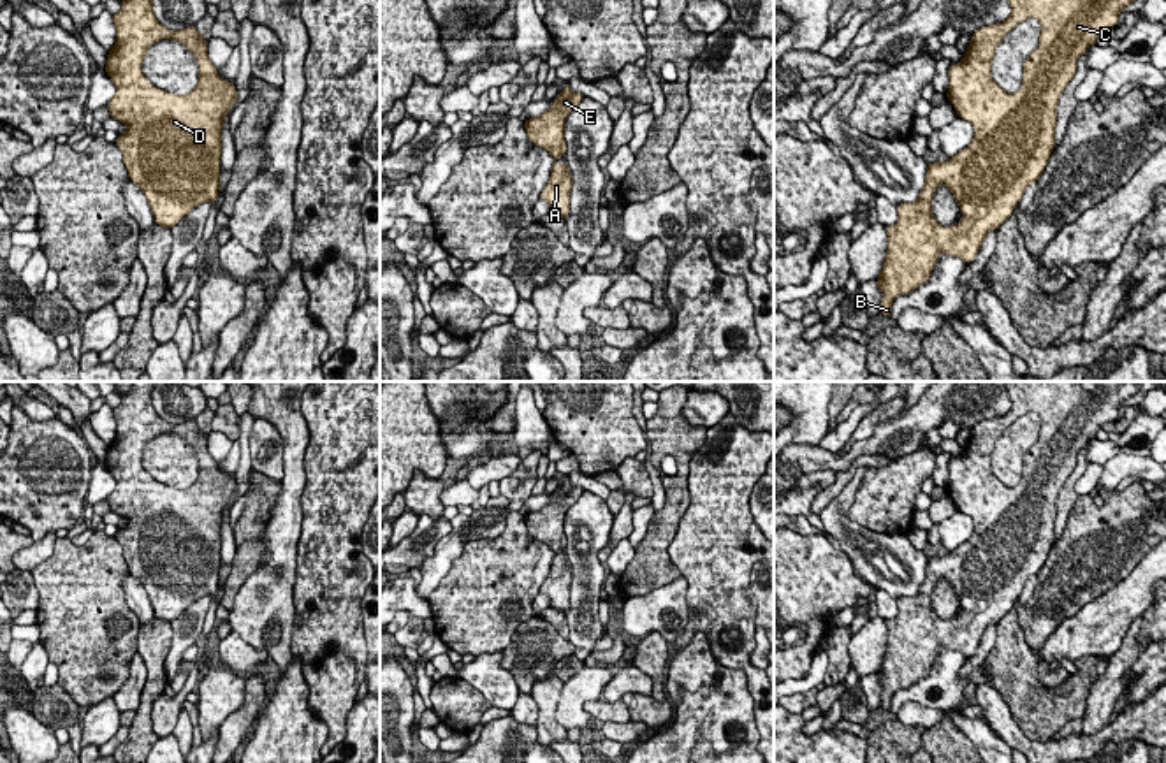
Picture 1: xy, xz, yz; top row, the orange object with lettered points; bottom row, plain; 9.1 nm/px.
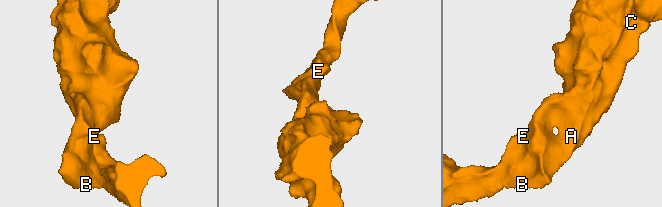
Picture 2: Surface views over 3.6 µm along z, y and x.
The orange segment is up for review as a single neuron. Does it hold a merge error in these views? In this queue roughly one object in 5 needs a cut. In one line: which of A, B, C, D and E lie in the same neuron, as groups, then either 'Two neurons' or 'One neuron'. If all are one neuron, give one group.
Groups: A B C D E. One neuron

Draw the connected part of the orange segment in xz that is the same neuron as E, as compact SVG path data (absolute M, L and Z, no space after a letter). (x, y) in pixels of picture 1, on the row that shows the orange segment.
M568 84L559 91L549 111L524 121L528 141L554 156L550 178L540 193L540 200L550 204L550 214L565 220L570 214L572 178L568 165L556 160L566 153L565 121L582 98L584 95L573 93Z

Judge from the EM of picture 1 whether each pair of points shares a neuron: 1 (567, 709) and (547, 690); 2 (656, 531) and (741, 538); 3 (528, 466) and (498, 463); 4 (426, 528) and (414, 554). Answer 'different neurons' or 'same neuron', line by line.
1: different neurons
2: different neurons
3: different neurons
4: same neuron

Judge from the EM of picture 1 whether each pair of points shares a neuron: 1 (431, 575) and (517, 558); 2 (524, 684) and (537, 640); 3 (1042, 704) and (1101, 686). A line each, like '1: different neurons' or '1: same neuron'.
1: different neurons
2: same neuron
3: different neurons

